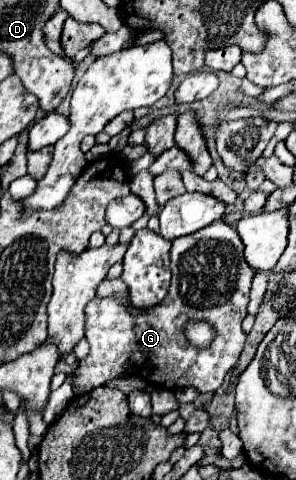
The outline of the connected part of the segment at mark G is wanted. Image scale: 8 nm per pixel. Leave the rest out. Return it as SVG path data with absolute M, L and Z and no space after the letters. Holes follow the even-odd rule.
M219 220L203 230L197 230L195 234L189 234L187 238L177 238L171 246L171 274L173 278L167 298L161 304L143 310L139 316L131 314L129 300L119 300L115 296L95 296L87 304L85 338L89 340L91 352L87 358L79 360L79 370L75 368L73 372L75 396L87 394L89 390L103 386L109 378L123 378L129 374L143 376L151 386L167 390L195 388L199 392L215 392L223 384L225 374L237 364L245 344L245 332L241 330L241 322L247 316L249 288L255 274L243 258L243 242L235 234L235 226L229 226L223 220ZM189 320L209 322L215 328L215 338L207 348L195 348L189 344L185 336L185 324Z

